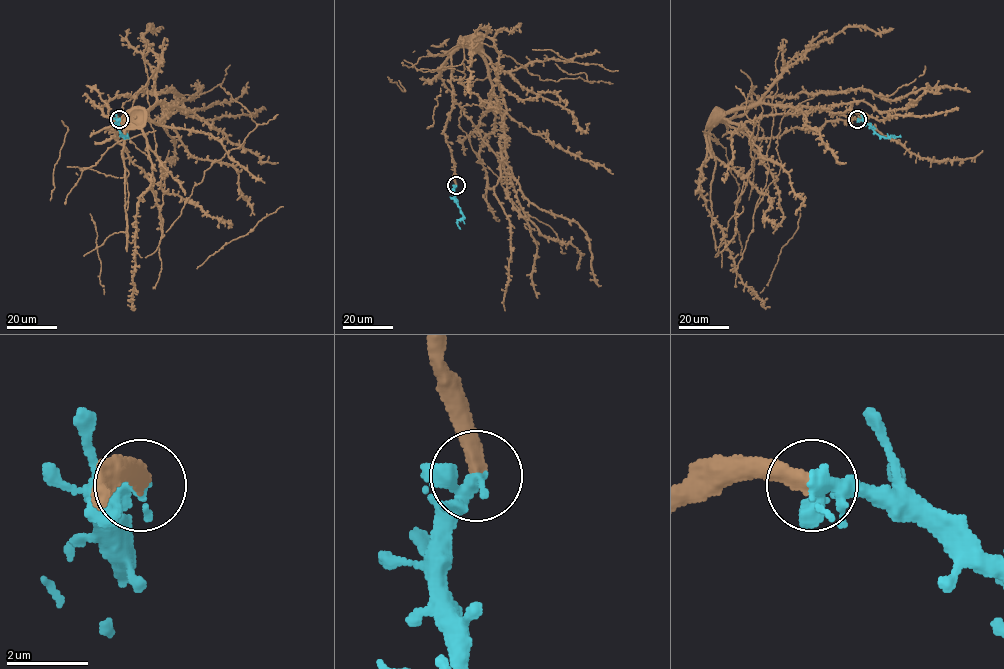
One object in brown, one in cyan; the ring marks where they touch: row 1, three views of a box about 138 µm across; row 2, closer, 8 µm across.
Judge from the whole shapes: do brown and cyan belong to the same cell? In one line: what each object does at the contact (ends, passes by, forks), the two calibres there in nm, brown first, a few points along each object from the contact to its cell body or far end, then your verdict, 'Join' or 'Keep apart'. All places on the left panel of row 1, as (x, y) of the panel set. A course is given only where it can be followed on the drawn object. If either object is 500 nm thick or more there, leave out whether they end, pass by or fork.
At the ring brown ends. At the ring cyan passes by. Thickness 420 nm (brown) against 320 nm. Course of brown: (119, 119), (108, 128), (137, 126), (152, 166), (135, 221), (146, 257), (256, 126), (219, 84). Course of cyan: (119, 119), (118, 130), (124, 136). Join

